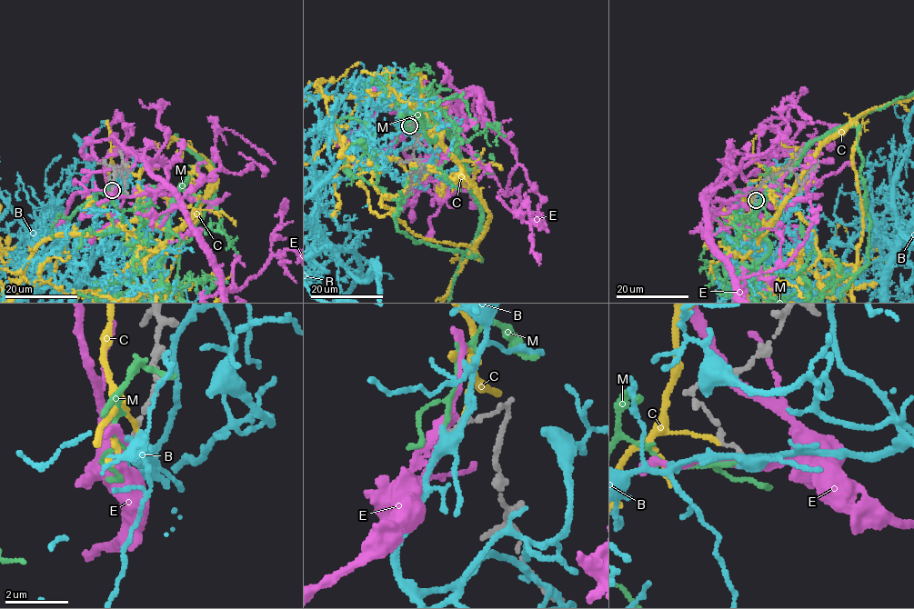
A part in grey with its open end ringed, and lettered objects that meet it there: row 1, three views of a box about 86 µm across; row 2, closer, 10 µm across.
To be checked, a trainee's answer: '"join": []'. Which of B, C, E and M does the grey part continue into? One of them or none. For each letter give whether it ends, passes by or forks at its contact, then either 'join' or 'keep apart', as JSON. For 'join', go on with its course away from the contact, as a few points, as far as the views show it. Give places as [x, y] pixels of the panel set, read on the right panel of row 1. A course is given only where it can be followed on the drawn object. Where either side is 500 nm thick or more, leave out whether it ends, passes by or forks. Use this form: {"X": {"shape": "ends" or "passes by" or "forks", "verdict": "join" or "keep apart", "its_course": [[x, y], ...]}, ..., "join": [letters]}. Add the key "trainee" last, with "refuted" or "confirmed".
{"B": {"shape": "forks", "verdict": "keep apart"}, "C": {"shape": "ends", "verdict": "keep apart"}, "E": {"shape": "passes by", "verdict": "keep apart"}, "M": {"shape": "passes by", "verdict": "keep apart"}, "join": [], "trainee": "confirmed"}

